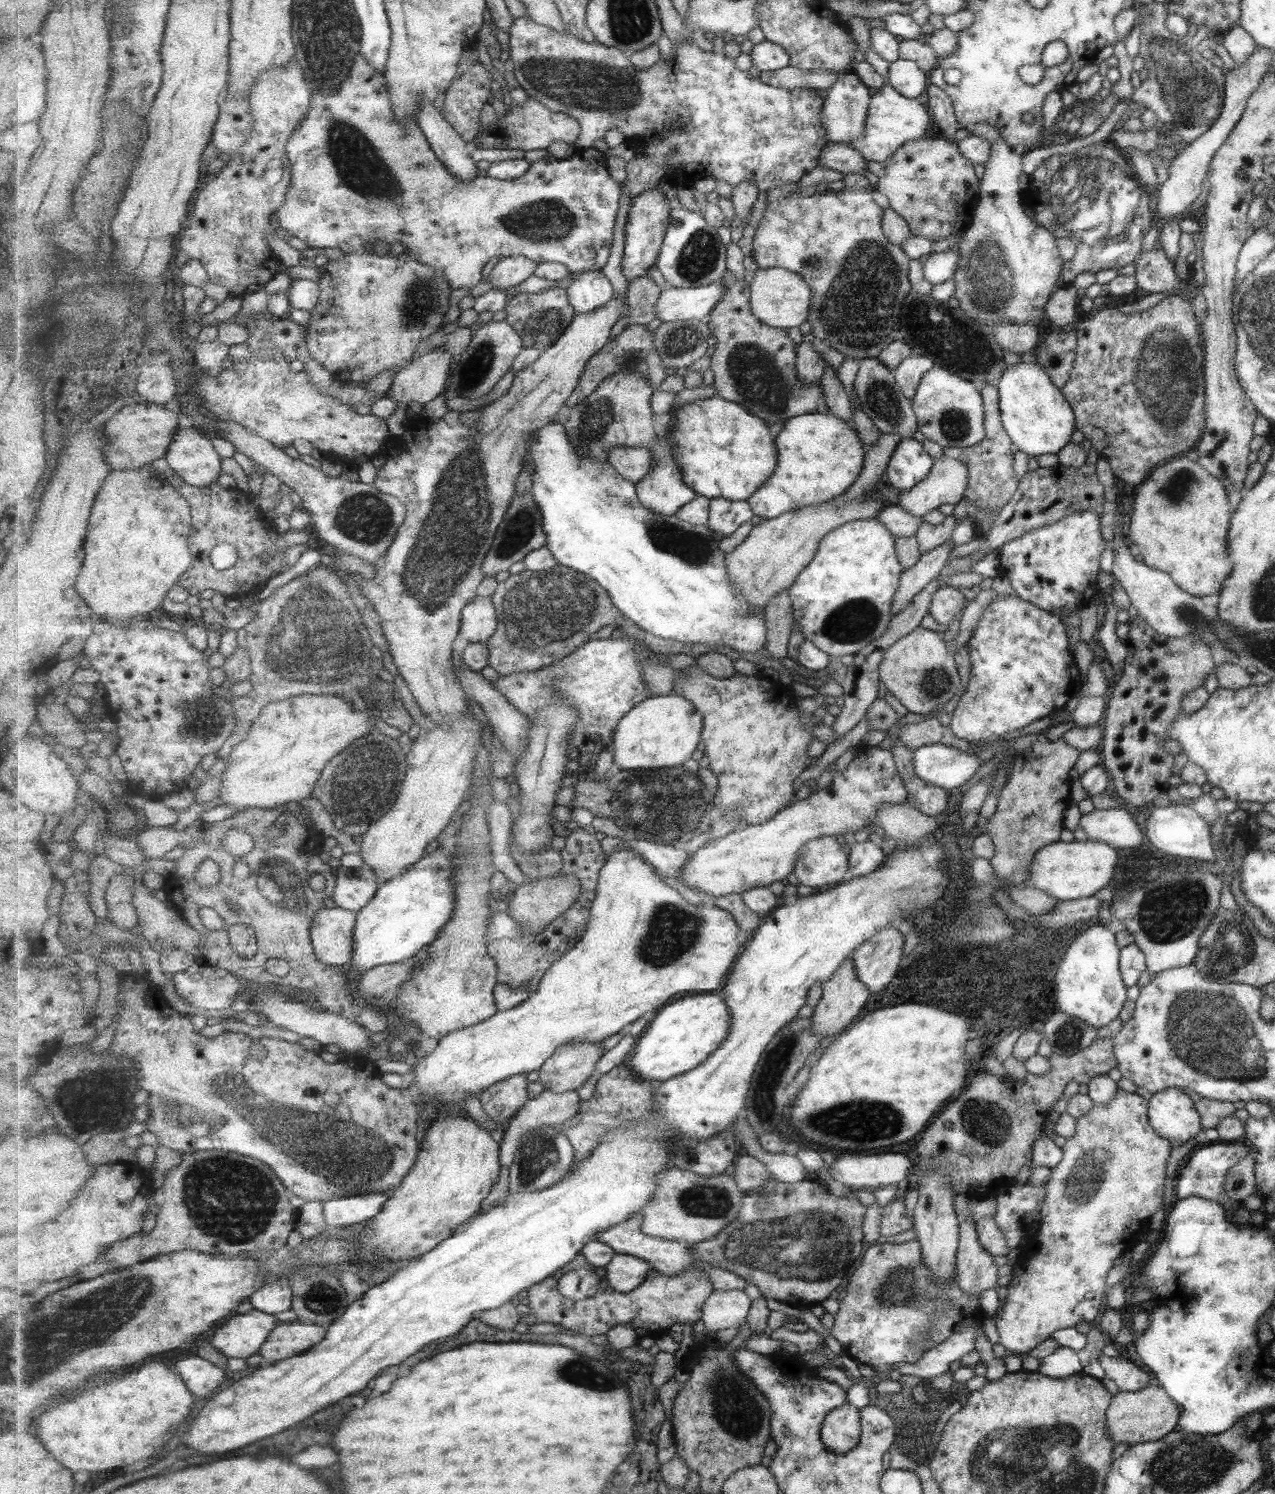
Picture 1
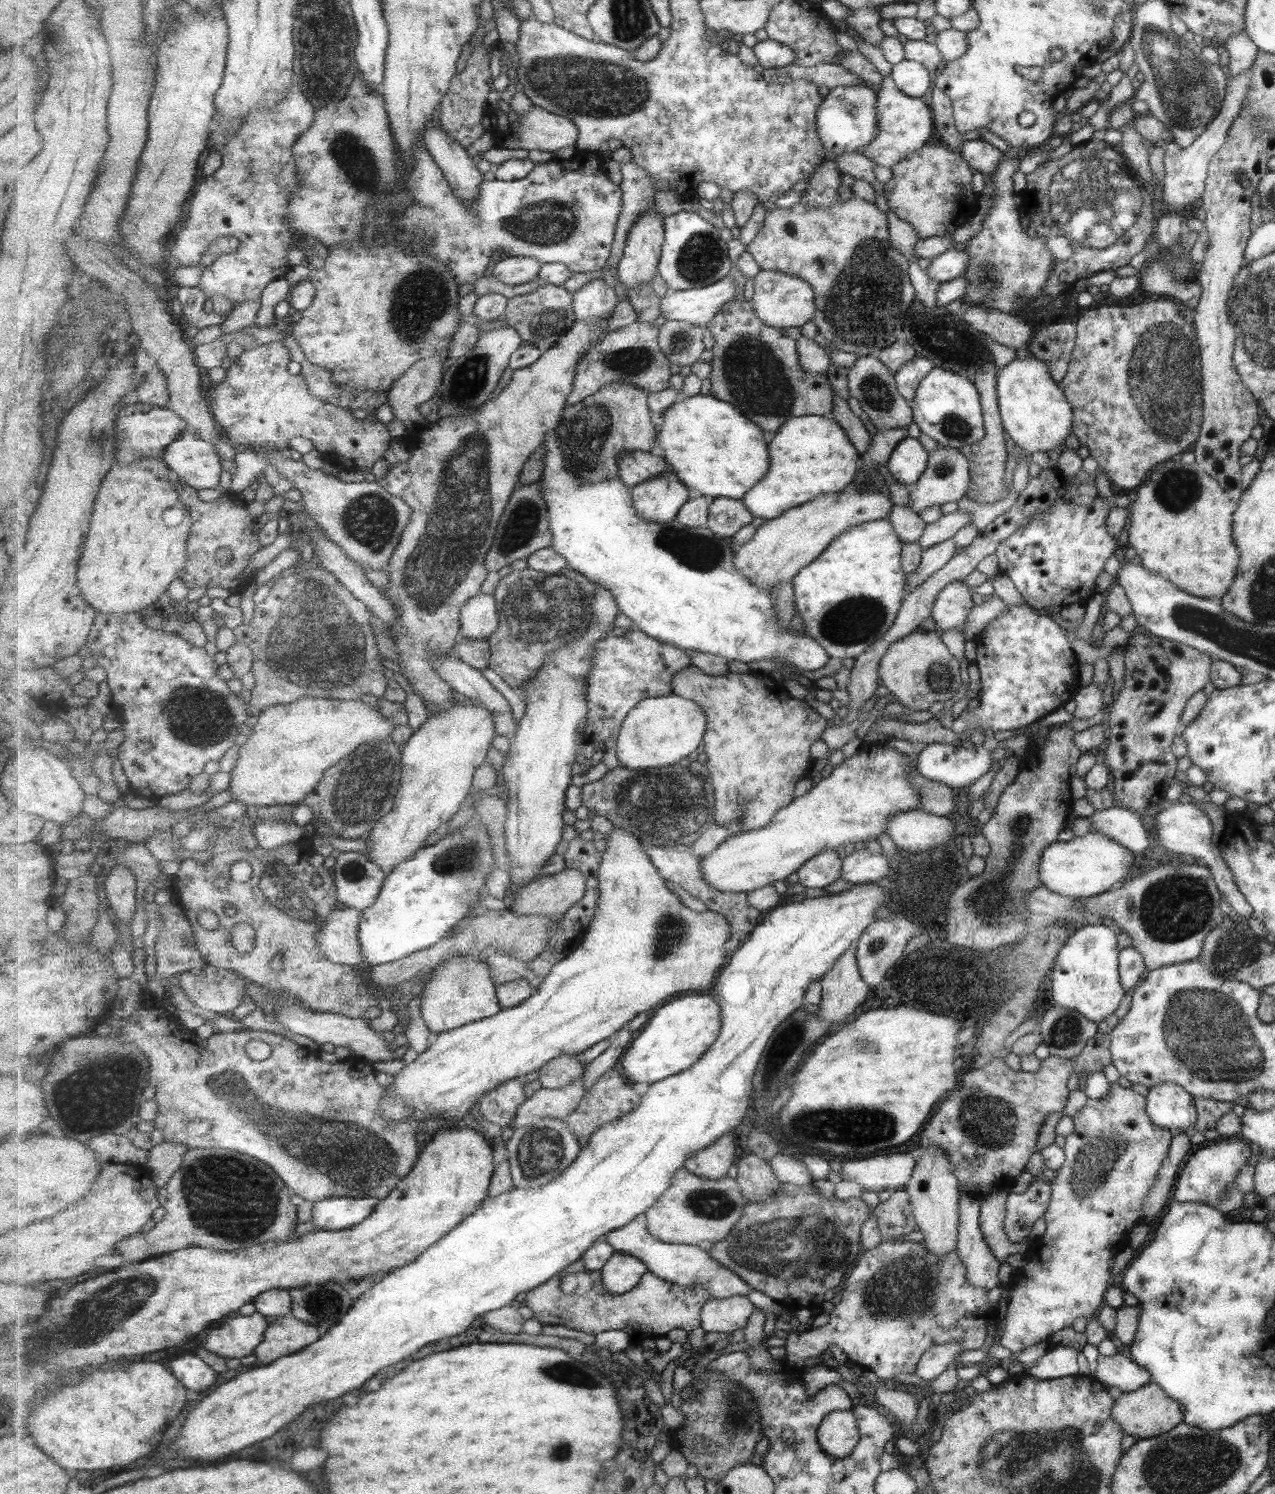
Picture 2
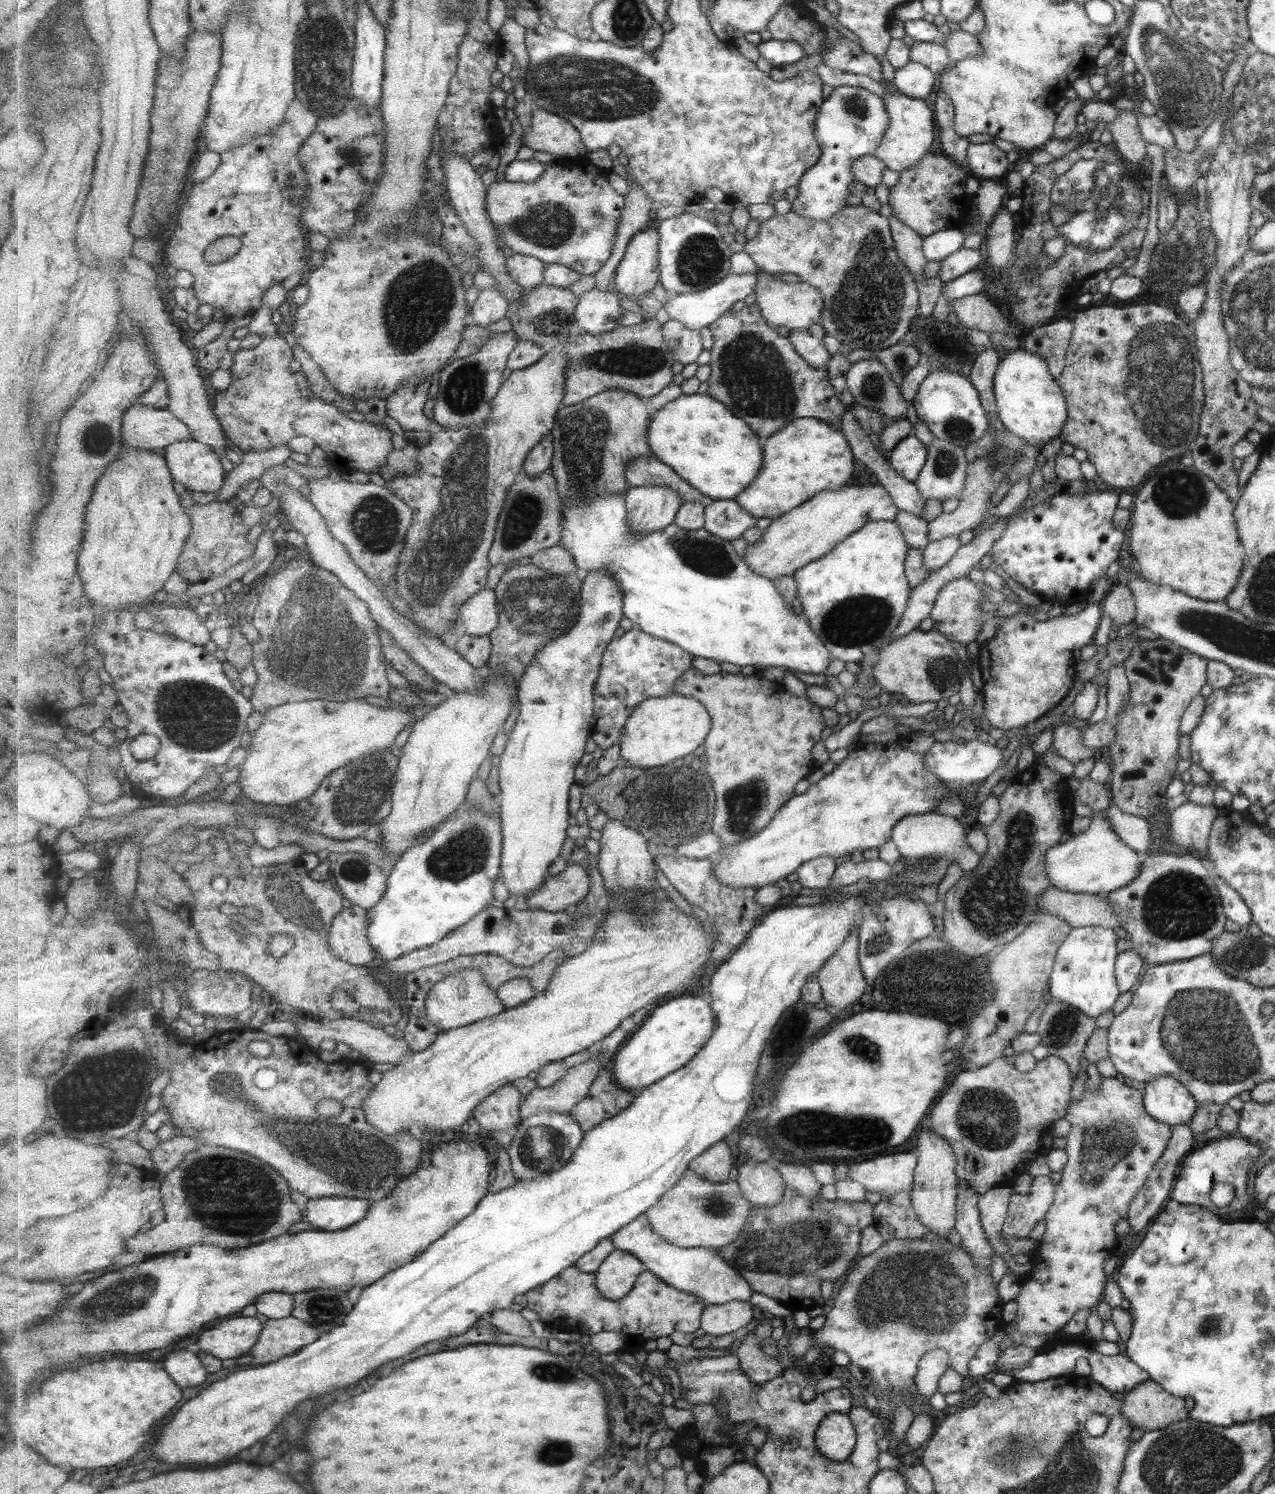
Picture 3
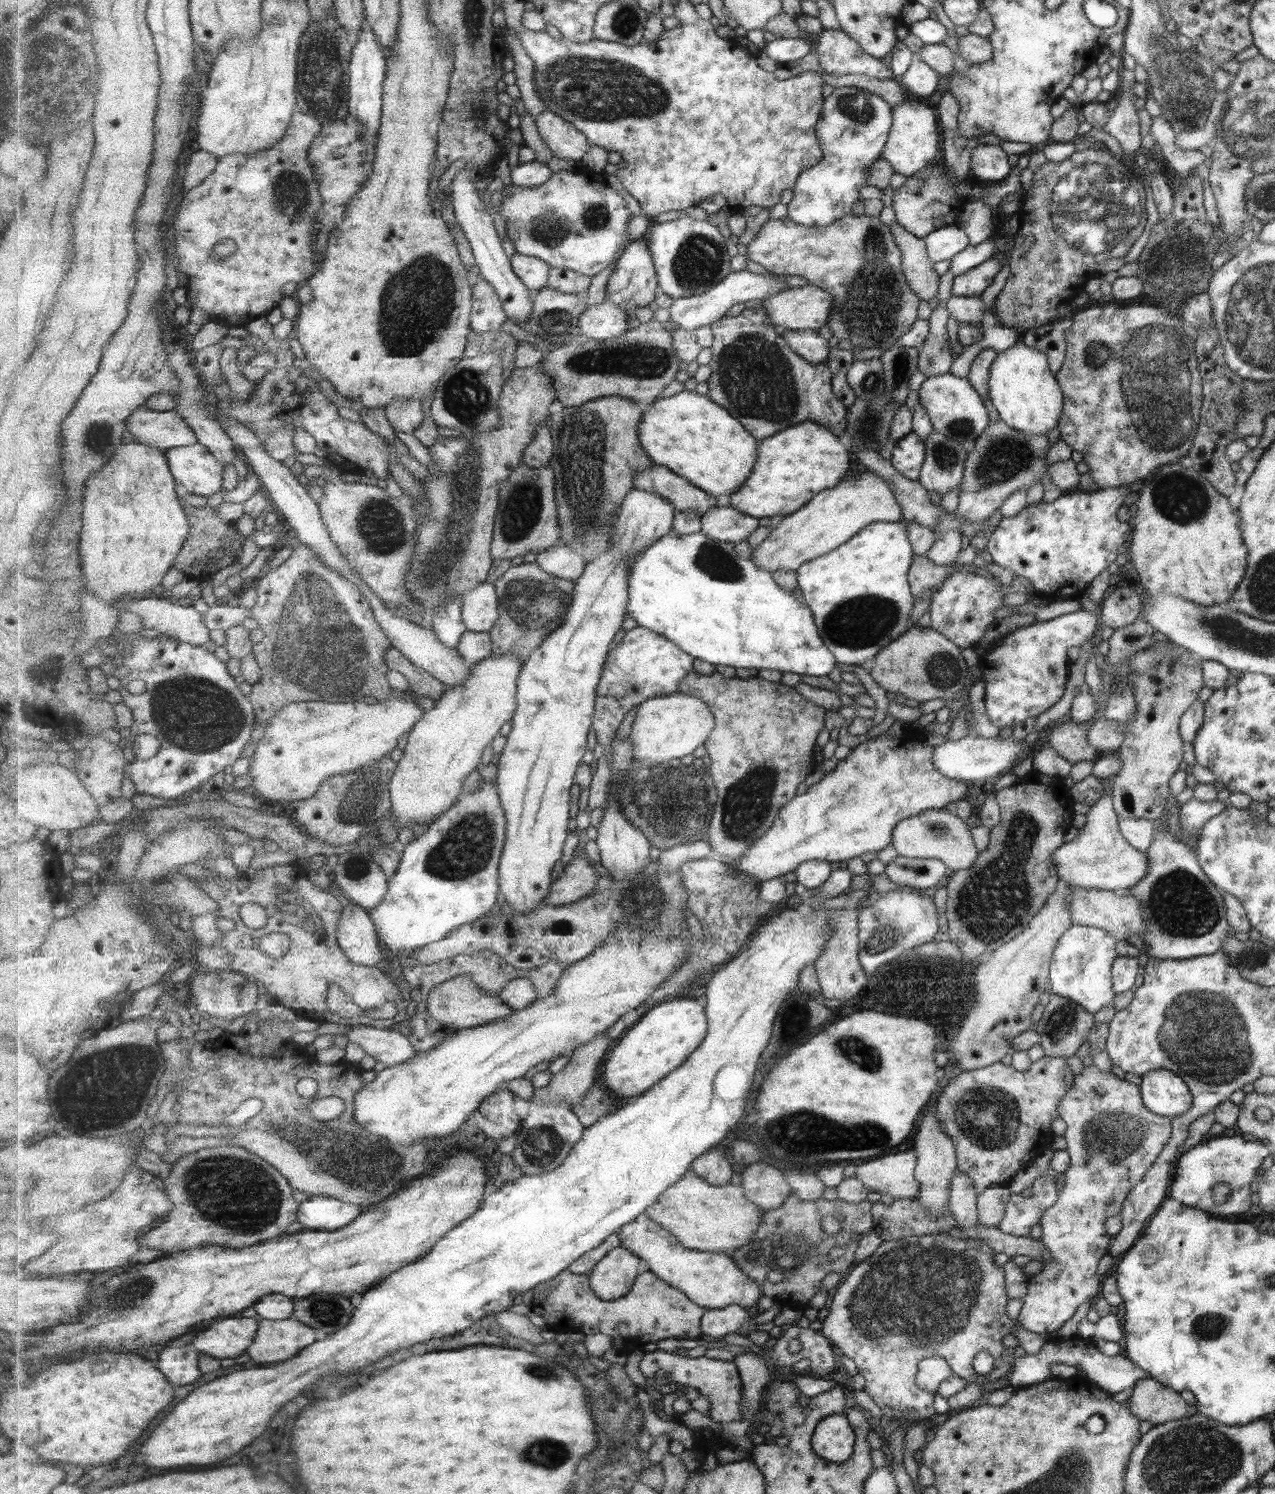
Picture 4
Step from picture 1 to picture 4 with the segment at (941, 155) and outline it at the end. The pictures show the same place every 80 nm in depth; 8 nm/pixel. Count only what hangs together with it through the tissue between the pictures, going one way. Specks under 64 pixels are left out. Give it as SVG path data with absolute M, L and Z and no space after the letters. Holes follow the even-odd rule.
M943 163L929 164L913 176L907 177L905 182L894 192L891 202L895 211L895 223L916 238L923 239L933 231L948 225L955 225L957 213L961 210L961 202L955 200L955 192L951 188L955 180L947 174Z

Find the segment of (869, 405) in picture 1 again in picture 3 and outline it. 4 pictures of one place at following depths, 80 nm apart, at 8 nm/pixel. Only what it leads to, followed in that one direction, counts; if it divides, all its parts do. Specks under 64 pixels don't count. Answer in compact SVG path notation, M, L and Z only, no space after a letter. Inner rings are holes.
M876 358L851 364L846 387L854 398L853 404L882 414L887 424L904 418L908 402L900 396L890 372Z

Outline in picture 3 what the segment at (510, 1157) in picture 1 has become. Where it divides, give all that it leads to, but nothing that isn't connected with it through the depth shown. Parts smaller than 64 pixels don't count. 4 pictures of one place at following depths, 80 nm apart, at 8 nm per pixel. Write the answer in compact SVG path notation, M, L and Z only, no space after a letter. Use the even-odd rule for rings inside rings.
M602 1052L594 1054L589 1060L574 1066L568 1076L562 1078L551 1088L537 1088L521 1105L522 1121L543 1111L571 1114L577 1104L589 1096L593 1082L600 1073L598 1060Z

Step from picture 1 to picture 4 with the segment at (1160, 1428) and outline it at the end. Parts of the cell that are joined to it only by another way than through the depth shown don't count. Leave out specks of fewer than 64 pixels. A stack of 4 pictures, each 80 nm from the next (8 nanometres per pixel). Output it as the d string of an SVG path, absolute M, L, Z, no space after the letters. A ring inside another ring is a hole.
M1151 1377L1136 1381L1129 1391L1129 1410L1139 1421L1147 1420L1152 1425L1160 1425L1196 1412L1196 1405L1185 1404L1179 1393L1169 1390Z

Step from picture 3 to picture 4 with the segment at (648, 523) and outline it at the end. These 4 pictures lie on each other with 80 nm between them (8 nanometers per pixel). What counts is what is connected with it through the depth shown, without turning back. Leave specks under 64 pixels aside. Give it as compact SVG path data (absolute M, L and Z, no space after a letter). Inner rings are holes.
M633 489L624 500L620 511L620 520L617 521L616 536L612 540L612 545L608 548L608 552L602 554L597 560L592 560L586 566L584 573L576 580L576 592L574 592L574 601L572 602L568 616L564 619L563 626L553 634L547 636L545 643L535 650L532 654L532 659L527 661L522 668L522 672L518 681L517 708L515 717L512 719L512 728L506 736L507 743L504 745L502 753L499 755L498 760L498 777L497 784L499 784L500 799L504 811L506 812L506 819L508 822L506 843L504 844L504 851L502 854L502 861L500 862L500 890L506 894L507 902L505 905L509 907L509 911L513 915L516 914L531 914L534 910L543 906L544 898L550 893L551 885L554 883L552 879L552 870L559 862L559 858L563 856L563 848L565 848L565 840L569 838L569 810L571 810L571 786L575 784L575 774L579 771L581 763L583 763L583 756L587 754L587 736L591 732L592 724L594 721L596 706L596 693L600 685L601 678L605 672L605 664L609 658L608 654L614 646L613 638L615 634L623 632L623 624L625 616L628 615L629 598L629 573L632 558L641 551L644 551L650 544L653 544L658 538L669 534L674 529L674 518L676 517L676 506L666 499L662 494L654 493L653 491Z

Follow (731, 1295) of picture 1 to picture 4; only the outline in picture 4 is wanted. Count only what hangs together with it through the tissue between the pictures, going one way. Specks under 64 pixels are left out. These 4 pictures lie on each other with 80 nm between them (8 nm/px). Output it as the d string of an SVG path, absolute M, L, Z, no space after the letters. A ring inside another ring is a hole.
M740 1304L722 1309L706 1309L702 1318L702 1332L710 1338L721 1340L727 1334L737 1333L749 1320L749 1310Z

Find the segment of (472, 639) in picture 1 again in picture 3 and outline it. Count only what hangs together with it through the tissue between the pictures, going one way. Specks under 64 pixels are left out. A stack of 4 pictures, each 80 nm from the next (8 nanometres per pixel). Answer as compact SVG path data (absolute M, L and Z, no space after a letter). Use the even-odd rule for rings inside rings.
M486 588L472 596L460 611L463 634L490 636L500 626L500 603L495 589Z

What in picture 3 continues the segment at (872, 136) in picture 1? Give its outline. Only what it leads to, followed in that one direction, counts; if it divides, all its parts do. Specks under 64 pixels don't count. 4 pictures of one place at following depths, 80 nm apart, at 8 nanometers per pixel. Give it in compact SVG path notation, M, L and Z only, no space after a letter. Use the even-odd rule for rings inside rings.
M884 60L881 65L883 70L883 82L889 86L887 96L882 96L885 109L888 113L888 128L885 129L883 140L876 146L876 152L872 155L883 162L883 165L891 171L901 172L907 170L909 166L915 166L924 154L927 154L933 142L933 115L924 99L909 98L908 95L901 94L892 86L894 68Z

